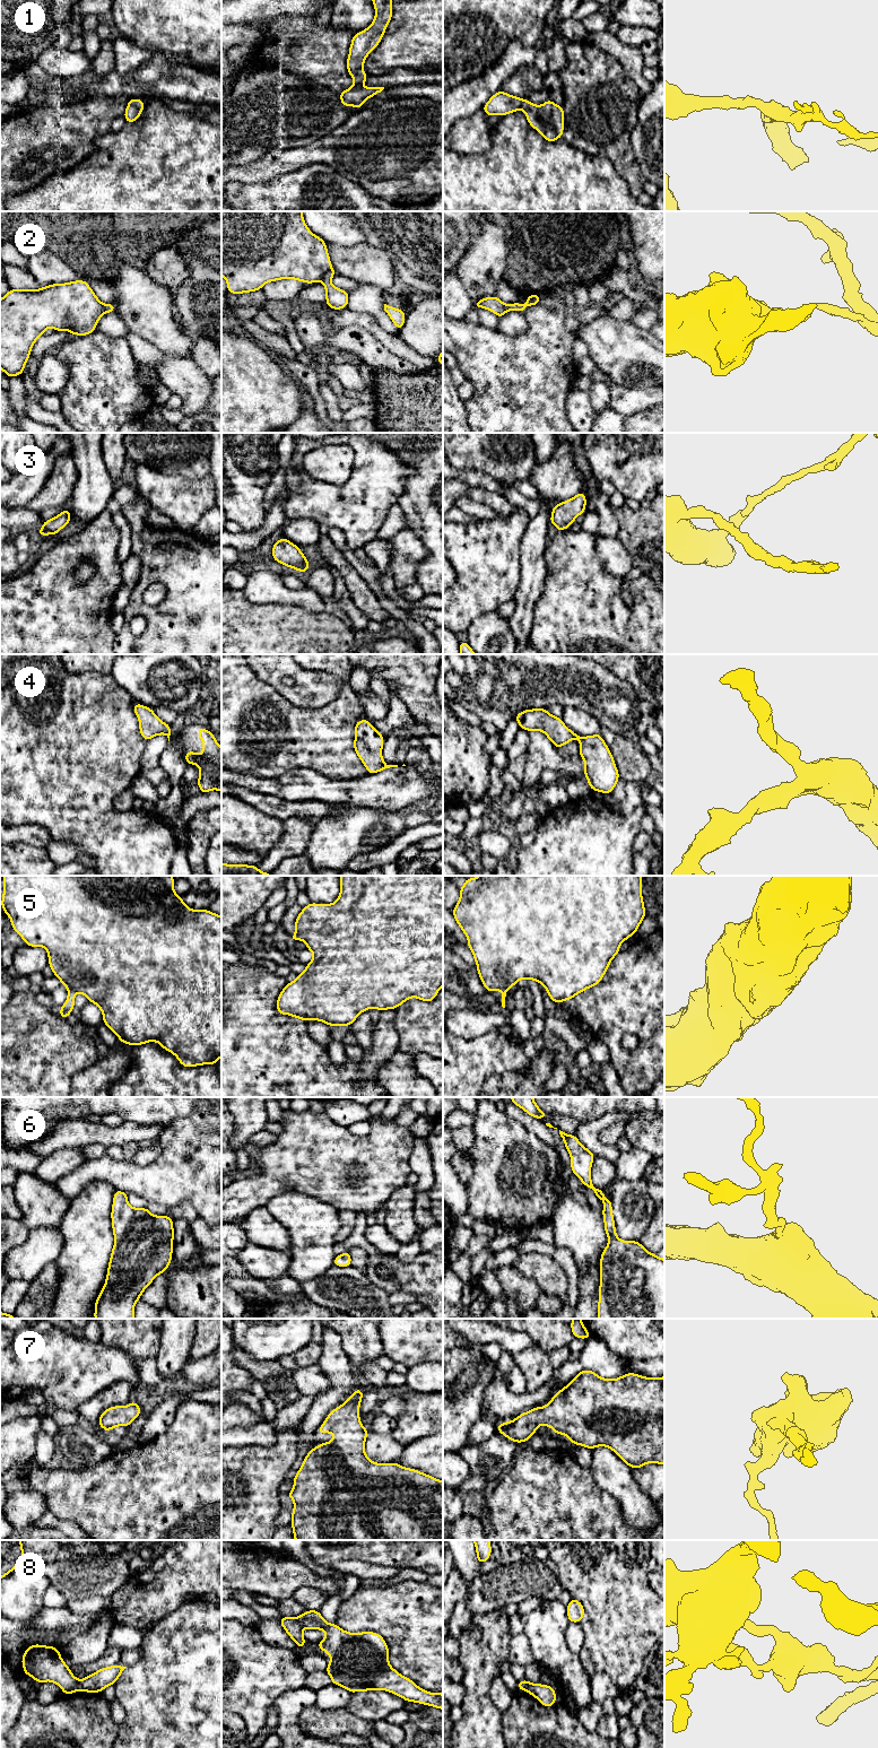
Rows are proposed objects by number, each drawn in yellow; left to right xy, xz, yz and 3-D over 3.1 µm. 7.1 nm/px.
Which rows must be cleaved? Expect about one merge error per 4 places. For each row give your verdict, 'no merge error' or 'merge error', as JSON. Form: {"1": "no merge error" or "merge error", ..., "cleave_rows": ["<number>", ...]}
{"1": "no merge error", "2": "merge error", "3": "no merge error", "4": "no merge error", "5": "merge error", "6": "no merge error", "7": "no merge error", "8": "merge error", "cleave_rows": ["2", "5", "8"]}

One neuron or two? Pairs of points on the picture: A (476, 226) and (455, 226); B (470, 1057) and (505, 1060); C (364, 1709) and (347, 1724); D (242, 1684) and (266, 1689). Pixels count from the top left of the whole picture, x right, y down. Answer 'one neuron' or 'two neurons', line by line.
A: two neurons
B: one neuron
C: two neurons
D: one neuron

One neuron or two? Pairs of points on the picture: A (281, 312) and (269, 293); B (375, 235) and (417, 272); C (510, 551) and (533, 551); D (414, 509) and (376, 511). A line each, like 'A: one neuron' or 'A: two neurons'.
A: two neurons
B: one neuron
C: two neurons
D: two neurons

